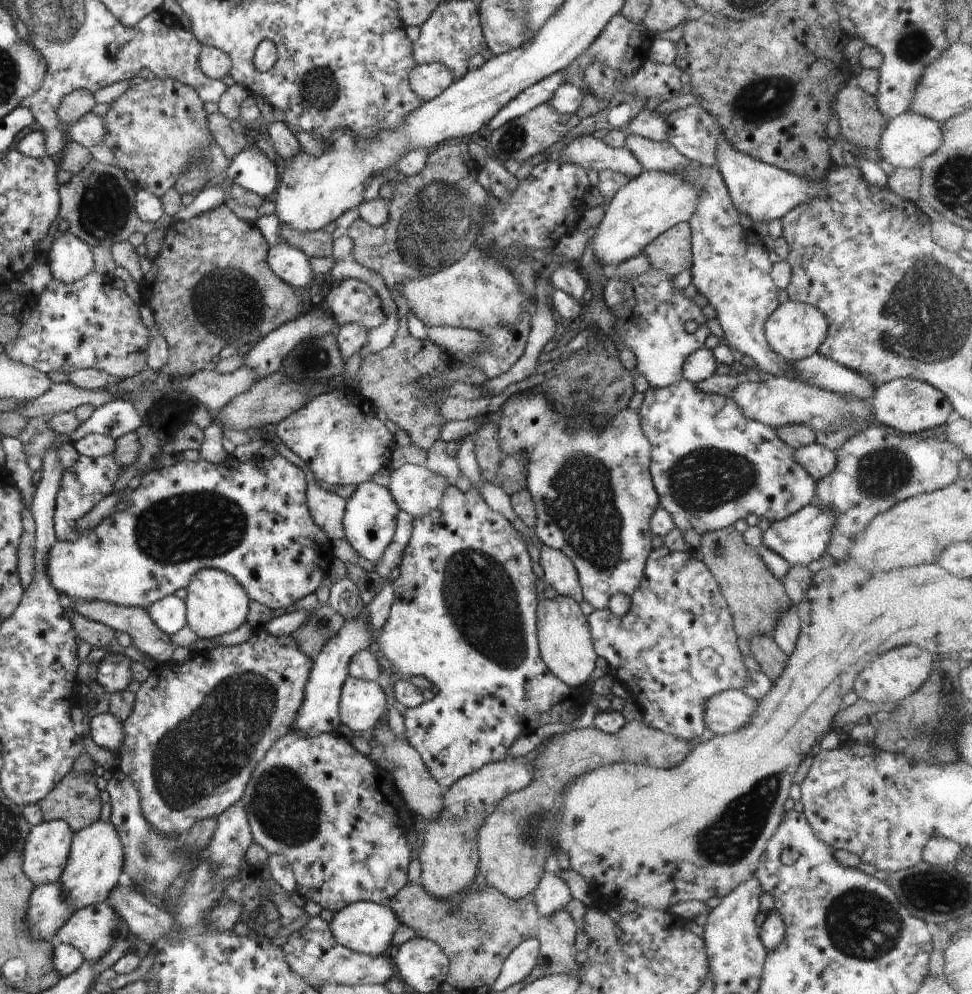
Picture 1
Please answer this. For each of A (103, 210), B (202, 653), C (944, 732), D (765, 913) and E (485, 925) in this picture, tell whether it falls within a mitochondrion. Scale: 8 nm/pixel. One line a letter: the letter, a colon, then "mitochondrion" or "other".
A: mitochondrion
B: other
C: mitochondrion
D: other
E: mitochondrion

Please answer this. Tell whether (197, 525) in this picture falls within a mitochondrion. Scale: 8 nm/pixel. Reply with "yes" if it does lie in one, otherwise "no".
yes

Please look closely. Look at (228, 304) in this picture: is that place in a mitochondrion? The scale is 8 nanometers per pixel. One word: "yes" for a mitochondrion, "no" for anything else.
yes

